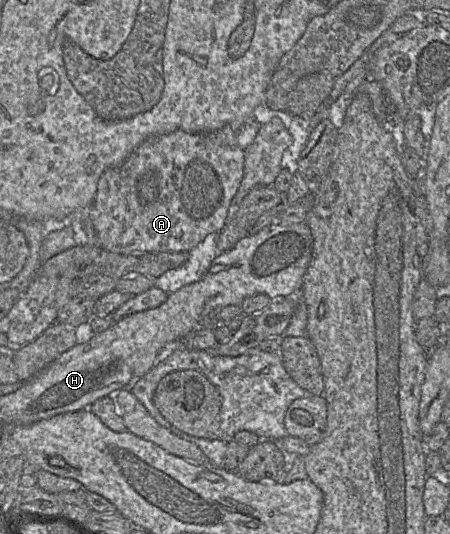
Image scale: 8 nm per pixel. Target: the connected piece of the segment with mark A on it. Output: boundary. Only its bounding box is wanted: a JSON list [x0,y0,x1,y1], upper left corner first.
[90,126,244,255]

